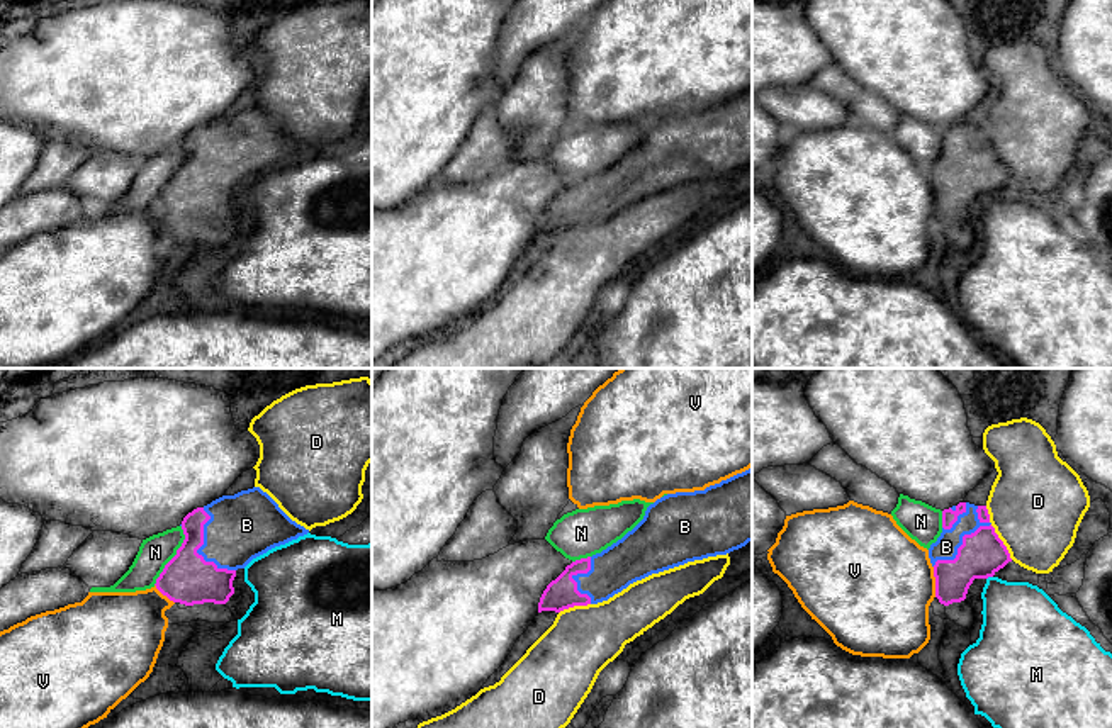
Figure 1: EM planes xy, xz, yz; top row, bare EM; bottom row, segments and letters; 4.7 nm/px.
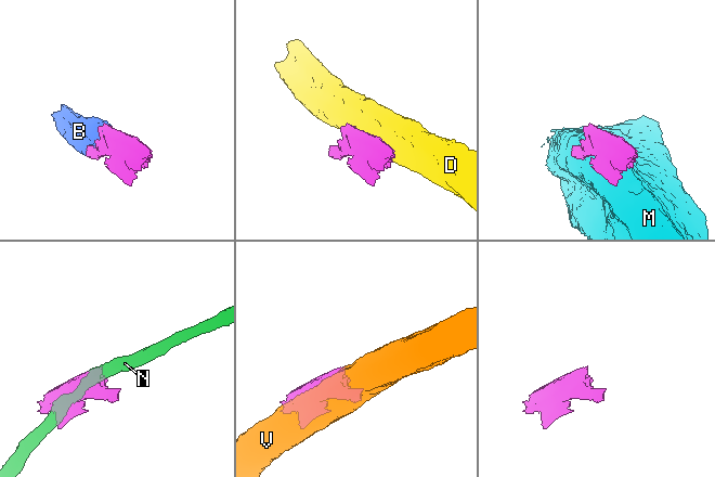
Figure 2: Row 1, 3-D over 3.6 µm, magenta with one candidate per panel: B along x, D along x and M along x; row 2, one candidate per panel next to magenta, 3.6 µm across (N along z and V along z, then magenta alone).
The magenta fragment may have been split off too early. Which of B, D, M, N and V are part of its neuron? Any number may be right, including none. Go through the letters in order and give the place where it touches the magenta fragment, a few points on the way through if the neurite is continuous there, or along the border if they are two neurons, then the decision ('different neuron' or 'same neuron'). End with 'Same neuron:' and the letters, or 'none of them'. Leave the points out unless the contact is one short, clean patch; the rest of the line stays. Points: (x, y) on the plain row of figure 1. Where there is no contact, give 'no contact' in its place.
B: yz (963, 160) | same neuron
D: yz (1002, 162) | different neuron
M: yz (988, 196) | different neuron
N: xy (175, 175) | different neuron
V: yz (936, 202) | different neuron
Same neuron: B

